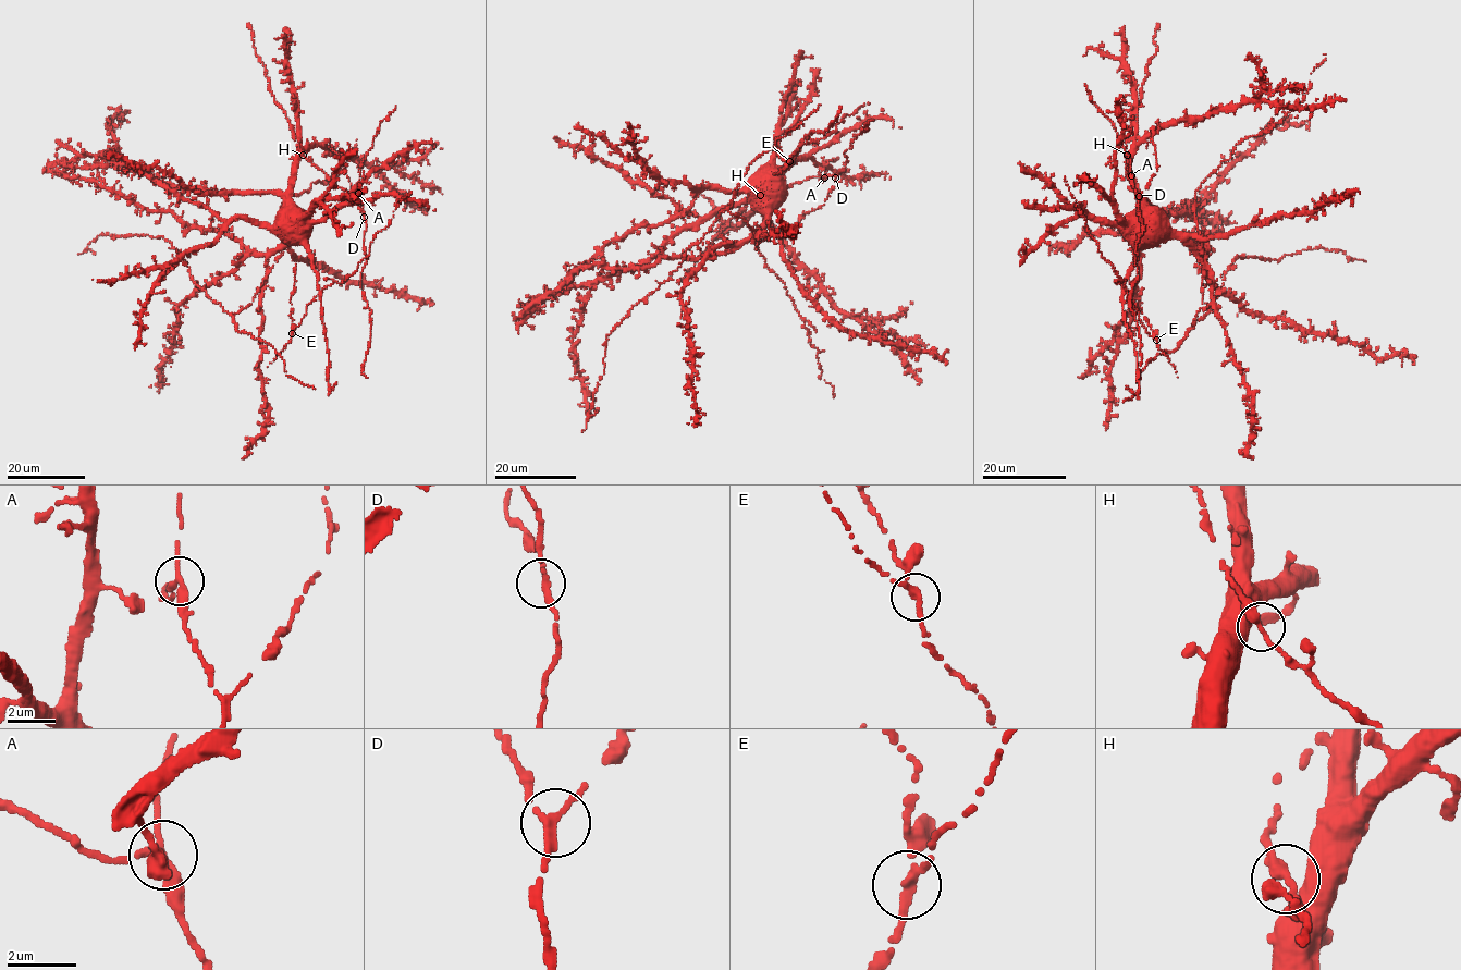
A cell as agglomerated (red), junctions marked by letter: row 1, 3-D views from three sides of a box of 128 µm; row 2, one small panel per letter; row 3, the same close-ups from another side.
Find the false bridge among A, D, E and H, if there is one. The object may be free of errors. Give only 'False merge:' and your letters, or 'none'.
False merge: E

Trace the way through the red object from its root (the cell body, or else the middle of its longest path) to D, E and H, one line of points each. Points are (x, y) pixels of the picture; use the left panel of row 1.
D: (293, 223), (287, 220), (292, 173), (303, 155), (335, 186), (358, 194), (364, 217)
E: (293, 223), (290, 228), (308, 252), (320, 296), (319, 294), (307, 306), (301, 323), (292, 333)
H: (293, 223), (287, 220), (292, 173), (303, 155)

